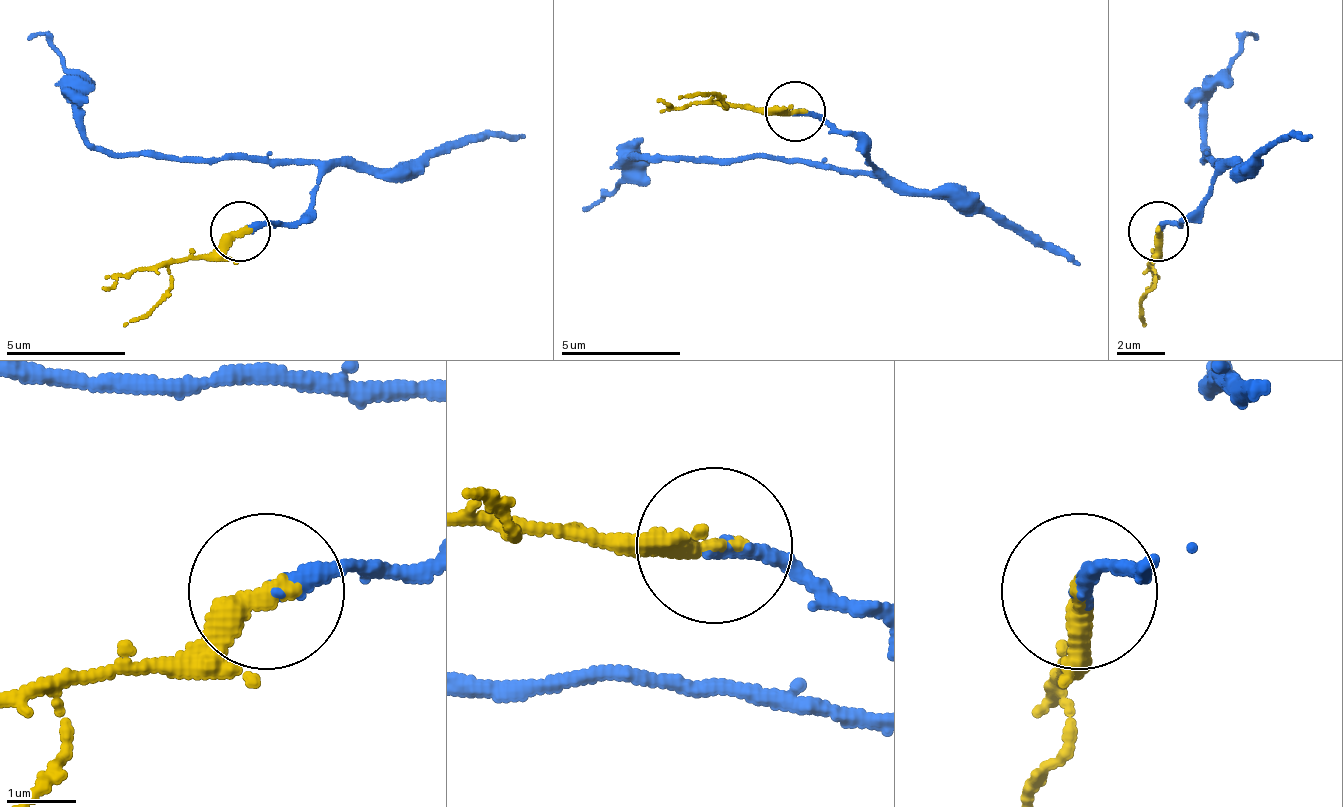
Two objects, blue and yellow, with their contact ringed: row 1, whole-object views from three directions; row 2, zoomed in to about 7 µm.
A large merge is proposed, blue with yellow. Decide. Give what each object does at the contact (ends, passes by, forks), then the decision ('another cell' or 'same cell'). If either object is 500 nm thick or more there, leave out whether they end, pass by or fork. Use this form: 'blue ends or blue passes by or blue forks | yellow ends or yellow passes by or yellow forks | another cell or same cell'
blue ends | yellow ends | same cell

